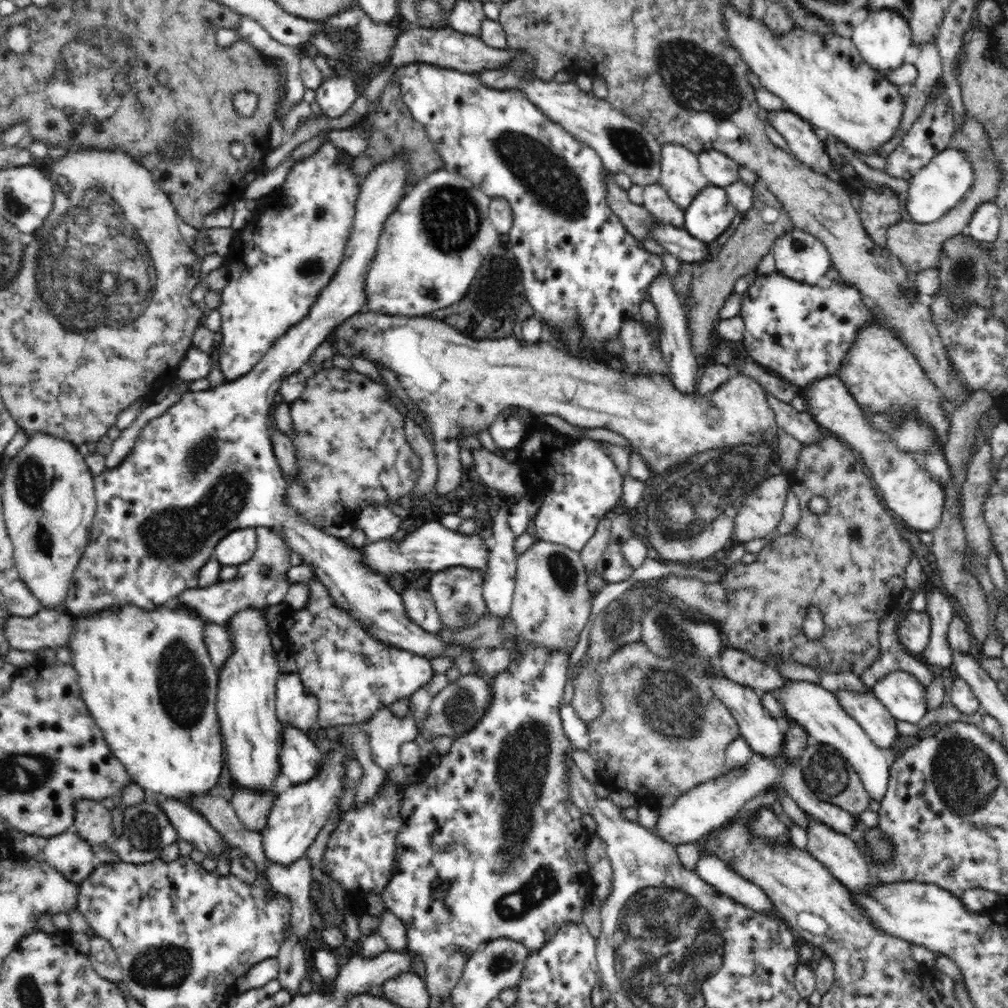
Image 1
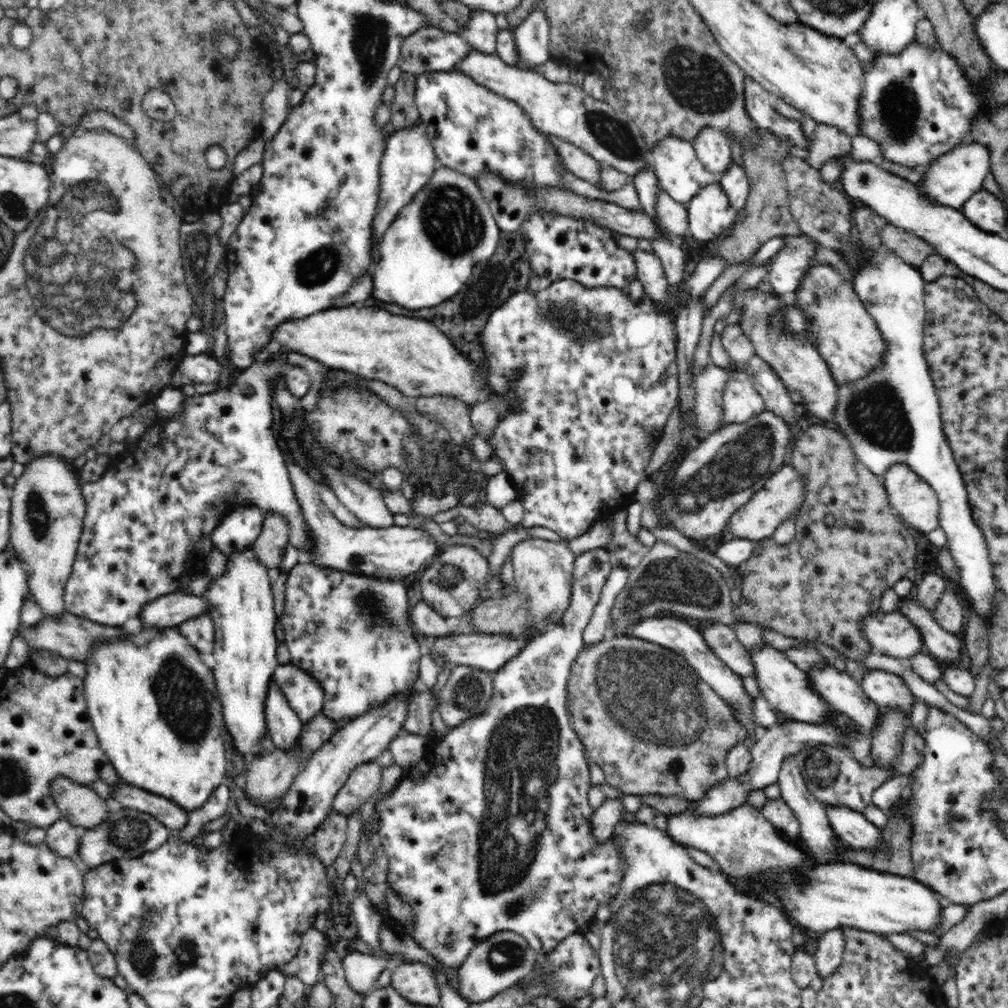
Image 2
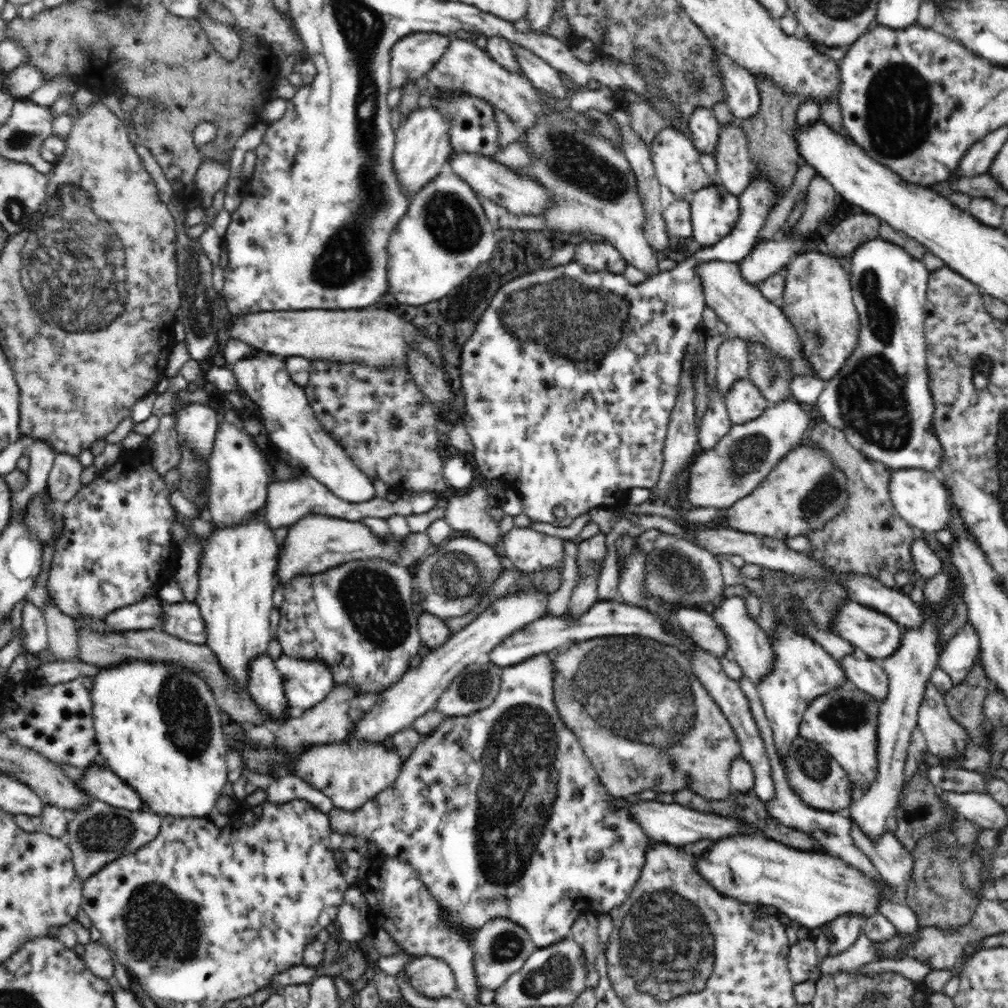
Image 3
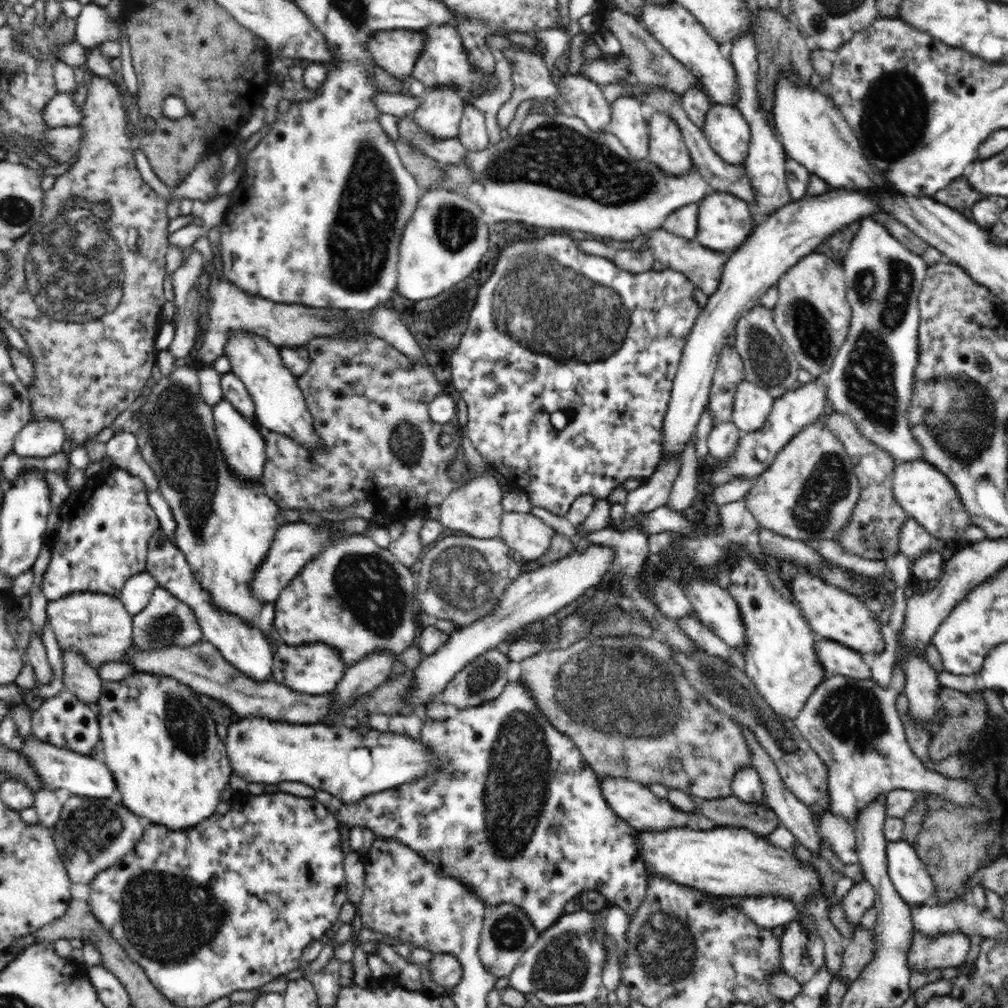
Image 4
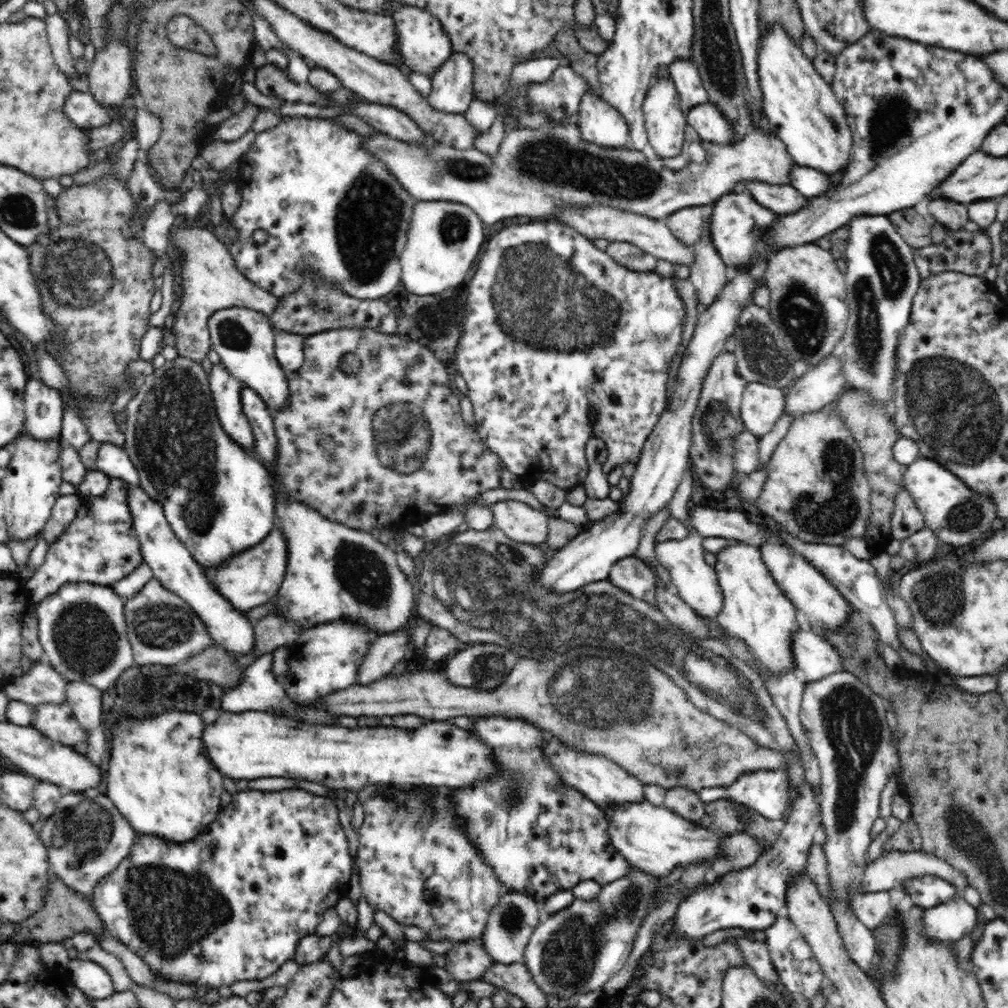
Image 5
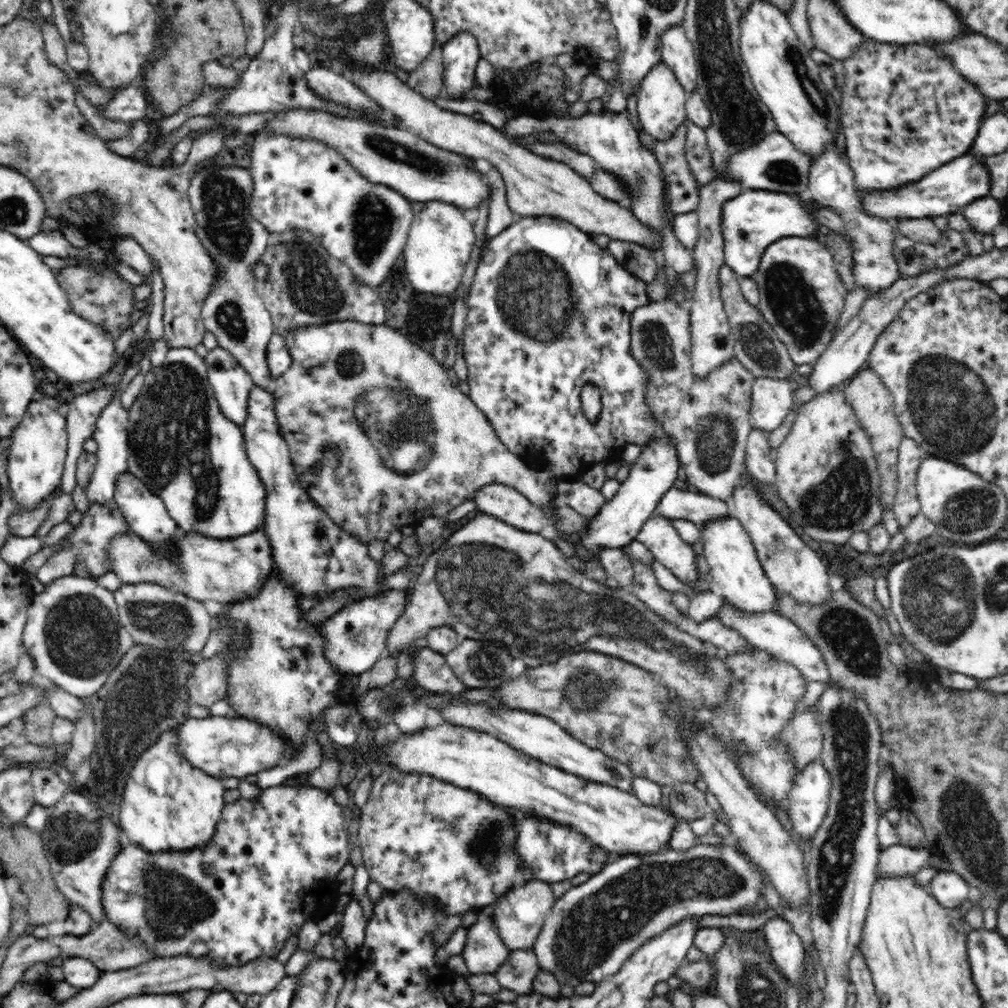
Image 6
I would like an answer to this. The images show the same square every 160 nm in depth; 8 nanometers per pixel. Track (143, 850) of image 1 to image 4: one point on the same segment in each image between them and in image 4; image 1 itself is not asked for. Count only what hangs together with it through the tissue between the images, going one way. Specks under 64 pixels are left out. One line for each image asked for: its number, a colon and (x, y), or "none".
2: (127, 833)
3: (99, 833)
4: (92, 834)

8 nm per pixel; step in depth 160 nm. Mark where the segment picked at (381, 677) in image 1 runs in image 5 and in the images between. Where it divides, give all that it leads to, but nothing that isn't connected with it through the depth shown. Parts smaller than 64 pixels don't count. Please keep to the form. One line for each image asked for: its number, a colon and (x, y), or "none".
2: (353, 633)
3: (357, 618)
4: (356, 597)
5: (333, 573)

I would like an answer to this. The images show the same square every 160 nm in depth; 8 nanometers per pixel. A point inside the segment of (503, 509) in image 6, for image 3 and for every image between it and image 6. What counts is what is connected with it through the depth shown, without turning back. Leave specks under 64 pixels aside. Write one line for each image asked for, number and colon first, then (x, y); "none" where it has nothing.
3: (525, 550)
4: (529, 538)
5: (526, 525)

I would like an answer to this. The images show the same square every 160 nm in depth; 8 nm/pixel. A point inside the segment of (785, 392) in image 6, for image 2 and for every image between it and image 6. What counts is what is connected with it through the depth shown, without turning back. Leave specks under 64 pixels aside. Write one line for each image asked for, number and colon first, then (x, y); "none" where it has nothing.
2: (741, 401)
3: (744, 401)
4: (752, 405)
5: (762, 404)

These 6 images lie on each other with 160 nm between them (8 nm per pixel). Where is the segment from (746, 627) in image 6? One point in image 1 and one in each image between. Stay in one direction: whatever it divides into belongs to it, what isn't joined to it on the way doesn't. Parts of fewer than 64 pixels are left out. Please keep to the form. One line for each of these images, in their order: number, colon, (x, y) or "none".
1: (904, 696)
2: (887, 690)
3: (864, 673)
4: (837, 659)
5: (814, 657)

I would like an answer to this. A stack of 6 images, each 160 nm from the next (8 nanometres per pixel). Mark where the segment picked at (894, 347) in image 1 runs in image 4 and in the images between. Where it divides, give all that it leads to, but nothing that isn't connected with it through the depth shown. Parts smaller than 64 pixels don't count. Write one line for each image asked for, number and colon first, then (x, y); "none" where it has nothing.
2: (846, 336)
3: (818, 301)
4: (813, 314)

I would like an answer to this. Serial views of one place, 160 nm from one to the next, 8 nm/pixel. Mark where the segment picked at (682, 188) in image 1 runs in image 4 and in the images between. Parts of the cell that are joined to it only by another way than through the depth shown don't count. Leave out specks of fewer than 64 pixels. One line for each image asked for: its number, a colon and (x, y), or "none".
2: (675, 163)
3: (675, 159)
4: (667, 149)

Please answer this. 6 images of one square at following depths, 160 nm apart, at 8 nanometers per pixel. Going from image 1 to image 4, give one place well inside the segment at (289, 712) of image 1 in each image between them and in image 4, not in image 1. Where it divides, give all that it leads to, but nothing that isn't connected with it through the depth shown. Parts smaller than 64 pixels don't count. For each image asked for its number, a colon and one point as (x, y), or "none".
2: (304, 694)
3: (305, 682)
4: (316, 668)

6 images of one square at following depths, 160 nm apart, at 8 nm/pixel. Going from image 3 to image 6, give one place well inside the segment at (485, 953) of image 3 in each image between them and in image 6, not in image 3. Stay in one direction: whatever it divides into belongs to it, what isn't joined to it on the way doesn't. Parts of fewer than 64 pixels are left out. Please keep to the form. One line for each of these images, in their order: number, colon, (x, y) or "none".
4: (507, 932)
5: (513, 919)
6: (519, 915)

